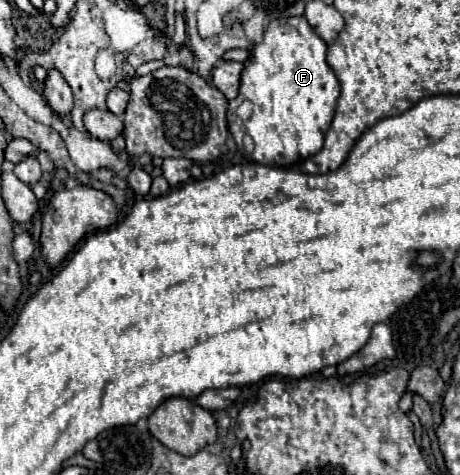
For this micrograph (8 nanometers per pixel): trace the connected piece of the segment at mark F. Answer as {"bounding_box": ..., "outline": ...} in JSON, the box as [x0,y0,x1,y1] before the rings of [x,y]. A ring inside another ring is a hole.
{"bounding_box":[228,16,340,168],"outline":[[[292,16],[292,18],[286,18],[286,24],[282,24],[282,22],[278,22],[278,24],[270,24],[270,28],[264,32],[264,40],[262,40],[260,44],[256,44],[256,46],[250,50],[250,58],[244,62],[240,94],[238,94],[234,100],[230,100],[230,106],[228,106],[228,128],[230,128],[230,134],[234,136],[236,144],[238,144],[238,148],[240,148],[242,152],[244,152],[244,148],[242,148],[242,136],[244,136],[244,134],[252,136],[252,140],[254,140],[254,152],[250,154],[250,158],[252,158],[254,162],[264,164],[264,166],[282,166],[282,168],[288,168],[288,166],[296,166],[296,164],[304,162],[308,156],[312,156],[312,154],[320,152],[322,142],[324,142],[324,132],[328,132],[328,124],[332,122],[332,116],[334,116],[334,110],[336,110],[336,102],[338,102],[338,96],[340,96],[340,82],[338,82],[338,78],[334,76],[332,68],[326,64],[326,48],[328,48],[328,46],[326,46],[326,42],[324,42],[320,36],[316,36],[316,32],[310,28],[310,24],[306,22],[306,18],[304,18],[304,16],[302,16],[302,18]],[[244,100],[250,100],[250,102],[254,104],[252,118],[250,118],[250,120],[246,120],[246,122],[244,122],[244,120],[240,120],[240,118],[234,114],[236,106],[238,106],[238,104],[242,104]]]}

